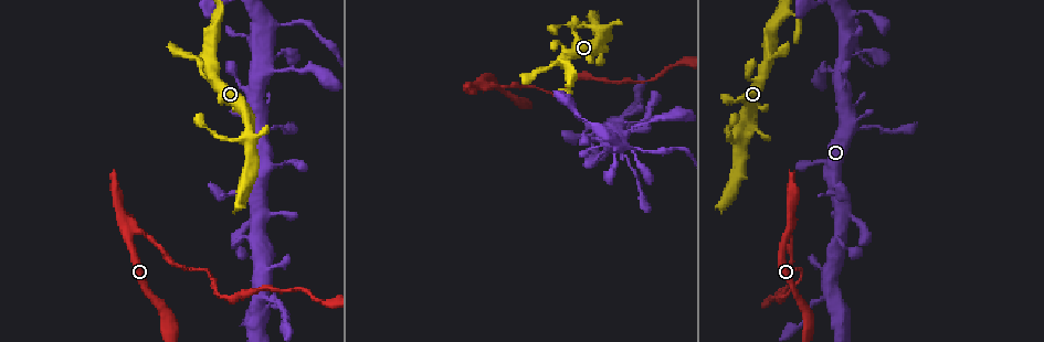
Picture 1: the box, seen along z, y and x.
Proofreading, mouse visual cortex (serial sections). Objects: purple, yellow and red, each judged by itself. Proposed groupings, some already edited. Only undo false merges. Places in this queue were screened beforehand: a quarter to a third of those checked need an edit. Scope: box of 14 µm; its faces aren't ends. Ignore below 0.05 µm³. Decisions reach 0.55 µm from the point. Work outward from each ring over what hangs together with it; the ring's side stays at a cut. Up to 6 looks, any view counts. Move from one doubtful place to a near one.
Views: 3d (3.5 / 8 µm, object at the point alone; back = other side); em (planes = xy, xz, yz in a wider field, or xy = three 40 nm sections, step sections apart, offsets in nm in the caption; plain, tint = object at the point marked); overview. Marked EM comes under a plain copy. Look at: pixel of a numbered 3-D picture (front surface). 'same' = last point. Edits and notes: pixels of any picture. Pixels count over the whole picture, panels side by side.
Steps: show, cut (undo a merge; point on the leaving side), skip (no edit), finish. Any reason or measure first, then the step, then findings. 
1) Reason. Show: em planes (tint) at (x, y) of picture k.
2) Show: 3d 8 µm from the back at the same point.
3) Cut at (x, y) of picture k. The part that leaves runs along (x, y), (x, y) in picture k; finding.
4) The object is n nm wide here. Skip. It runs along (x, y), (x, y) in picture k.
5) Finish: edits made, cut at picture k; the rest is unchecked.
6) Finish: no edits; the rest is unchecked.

Side arm on a straight run. Show: 3d 3.5 µm from the back at (851, 129) of picture 1.

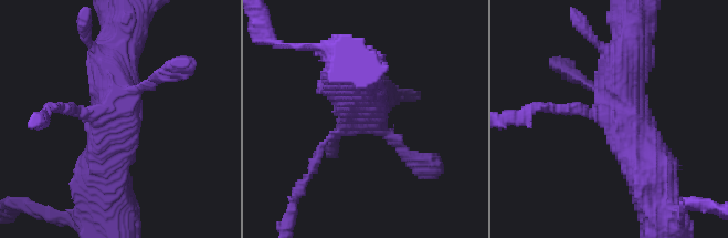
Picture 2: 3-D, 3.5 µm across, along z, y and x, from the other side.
Skip. It runs along (105, 162), (125, 22) in picture 2; all the same cell.

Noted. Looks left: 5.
Sharp bend. Show: 3d 8 µm at (840, 195) of picture 1.

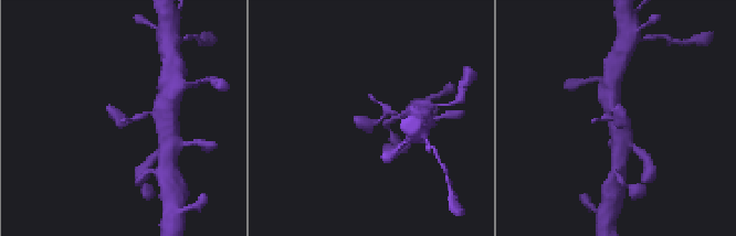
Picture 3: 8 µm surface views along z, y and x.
Closer look. Show: 3d 3.5 µm at (130, 121) of picture 3.

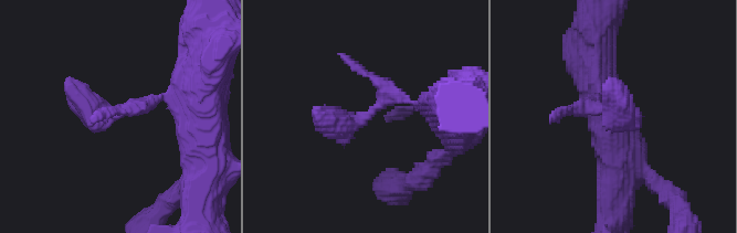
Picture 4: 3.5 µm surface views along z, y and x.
Need the tissue. Show: em xy step 5 (tint) at (610, 114) of picture 4.

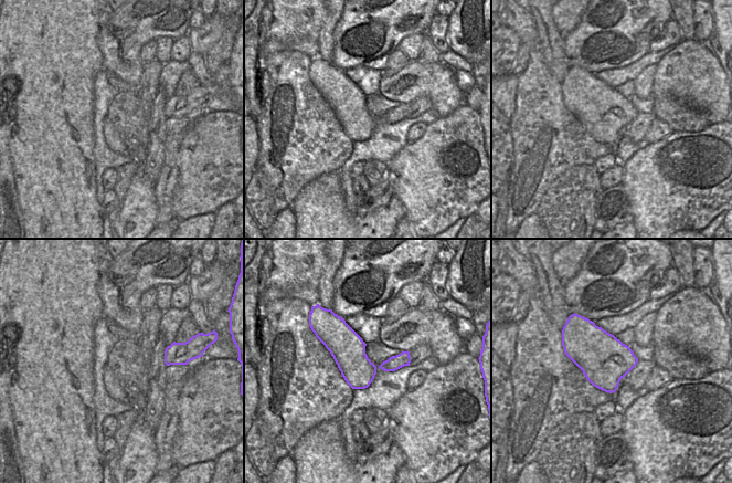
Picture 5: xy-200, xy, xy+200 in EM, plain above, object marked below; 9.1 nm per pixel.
Skip. It runs along (186, 93), (94, 113), (64, 85) in picture 4; continuous, no second cell.

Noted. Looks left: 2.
A narrow waist. Show: 3d 8 µm at (638, 150) of picture 1.

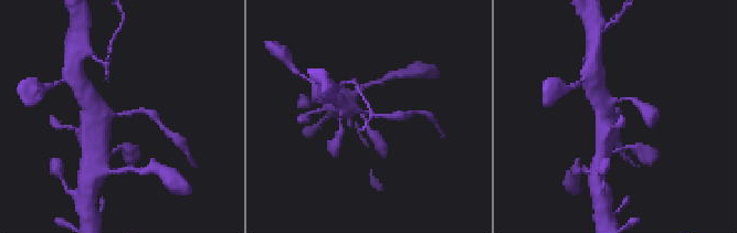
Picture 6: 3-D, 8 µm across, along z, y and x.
Show: 3d 3.5 µm at (366, 112) of picture 6.

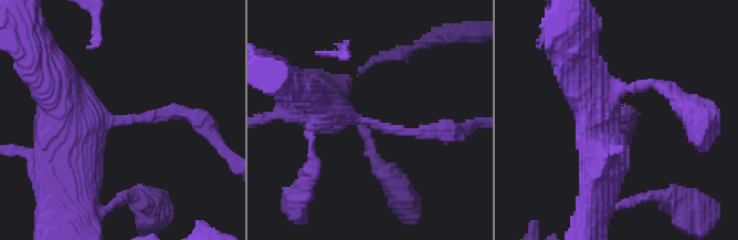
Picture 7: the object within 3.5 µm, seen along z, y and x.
Cut at (198, 127) of picture 7. The part that leaves runs along (154, 115), (191, 115), (229, 156) in picture 7; a second cell is stuck on.

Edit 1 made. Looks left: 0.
Finish: edits made, cut at picture 7; the rest is unchecked.

